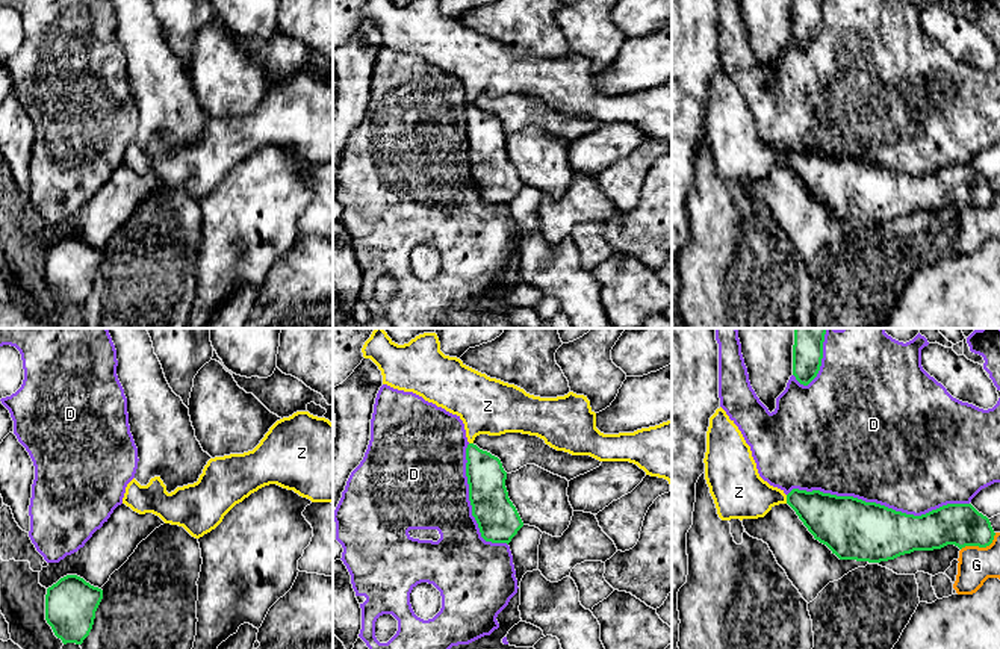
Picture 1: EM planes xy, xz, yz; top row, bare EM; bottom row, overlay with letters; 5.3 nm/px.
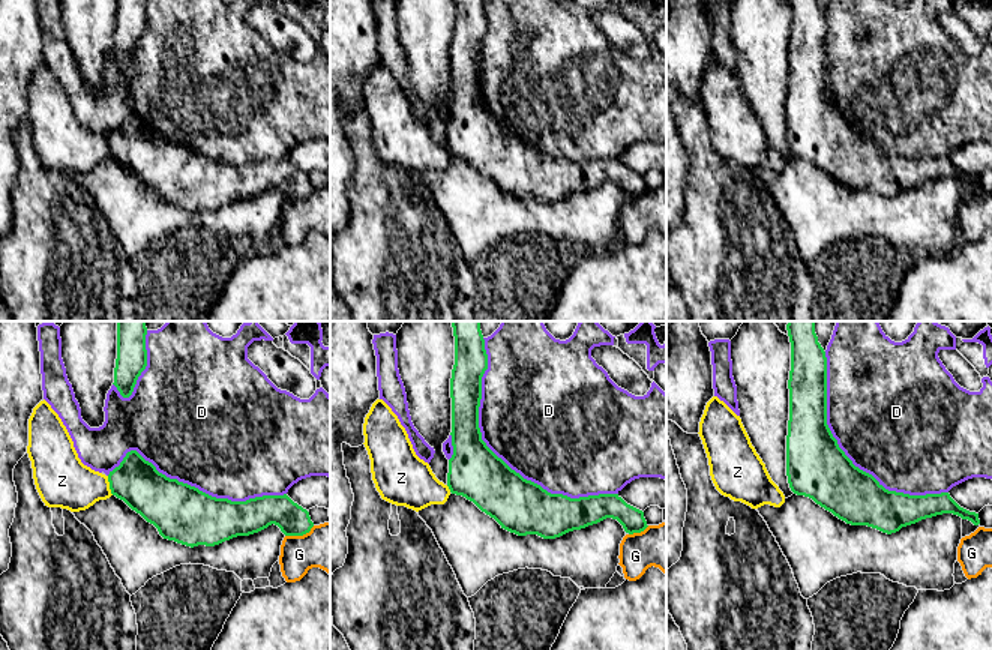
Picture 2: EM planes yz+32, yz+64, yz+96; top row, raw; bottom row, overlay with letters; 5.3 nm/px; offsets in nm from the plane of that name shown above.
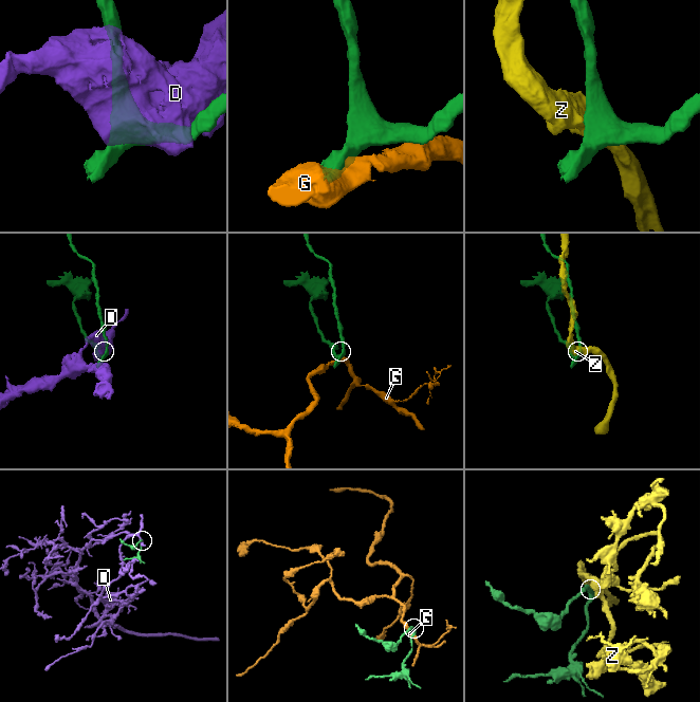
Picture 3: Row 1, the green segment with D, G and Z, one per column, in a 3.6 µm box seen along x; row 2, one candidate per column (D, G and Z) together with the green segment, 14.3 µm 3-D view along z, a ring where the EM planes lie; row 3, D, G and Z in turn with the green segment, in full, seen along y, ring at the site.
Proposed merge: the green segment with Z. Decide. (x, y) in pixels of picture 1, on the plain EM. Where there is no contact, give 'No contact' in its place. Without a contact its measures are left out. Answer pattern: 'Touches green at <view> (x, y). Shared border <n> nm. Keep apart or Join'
Touches green at yz (787, 161). Shared border 50 nm. Keep apart

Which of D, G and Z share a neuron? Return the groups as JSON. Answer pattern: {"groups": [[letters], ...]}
{"groups": [["D"], ["G"], ["Z"]]}

